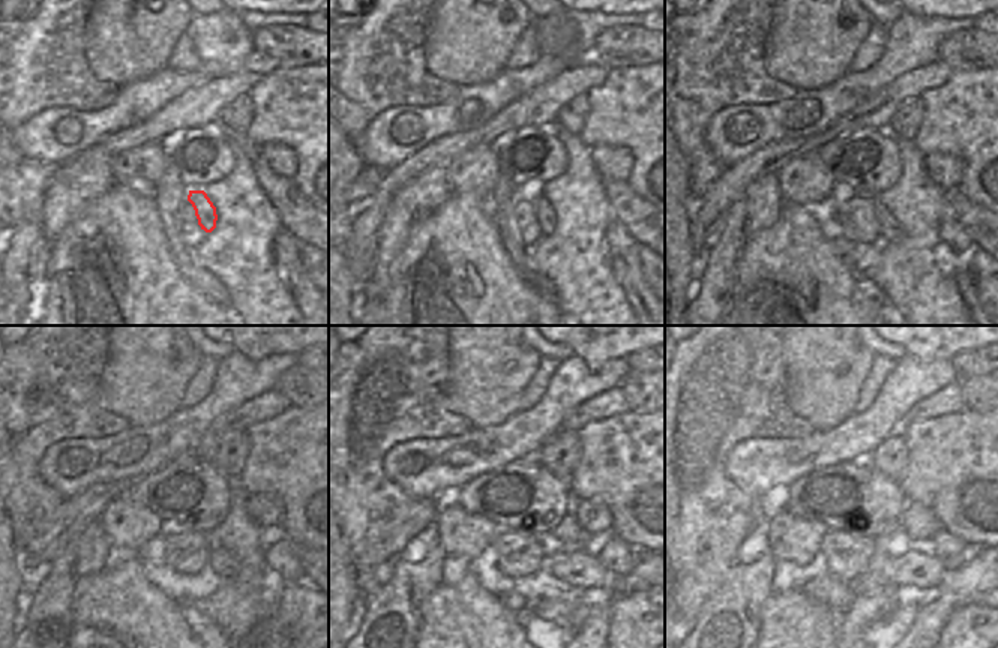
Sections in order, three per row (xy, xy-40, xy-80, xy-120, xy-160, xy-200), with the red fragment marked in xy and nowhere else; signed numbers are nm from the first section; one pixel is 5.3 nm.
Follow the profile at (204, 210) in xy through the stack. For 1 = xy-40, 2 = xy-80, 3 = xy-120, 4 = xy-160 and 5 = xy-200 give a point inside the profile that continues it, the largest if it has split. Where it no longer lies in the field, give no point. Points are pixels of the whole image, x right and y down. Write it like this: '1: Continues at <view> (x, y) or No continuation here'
1: Continues at xy-40 (545, 215)
2: Continues at xy-80 (889, 228)
3: Continues at xy-120 (221, 561)
4: Continues at xy-160 (578, 569)
5: Continues at xy-200 (917, 567).

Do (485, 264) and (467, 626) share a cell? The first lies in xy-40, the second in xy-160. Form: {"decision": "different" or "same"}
{"decision": "same"}

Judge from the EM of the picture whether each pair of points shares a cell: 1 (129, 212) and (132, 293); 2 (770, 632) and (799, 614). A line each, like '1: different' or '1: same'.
1: same
2: same

